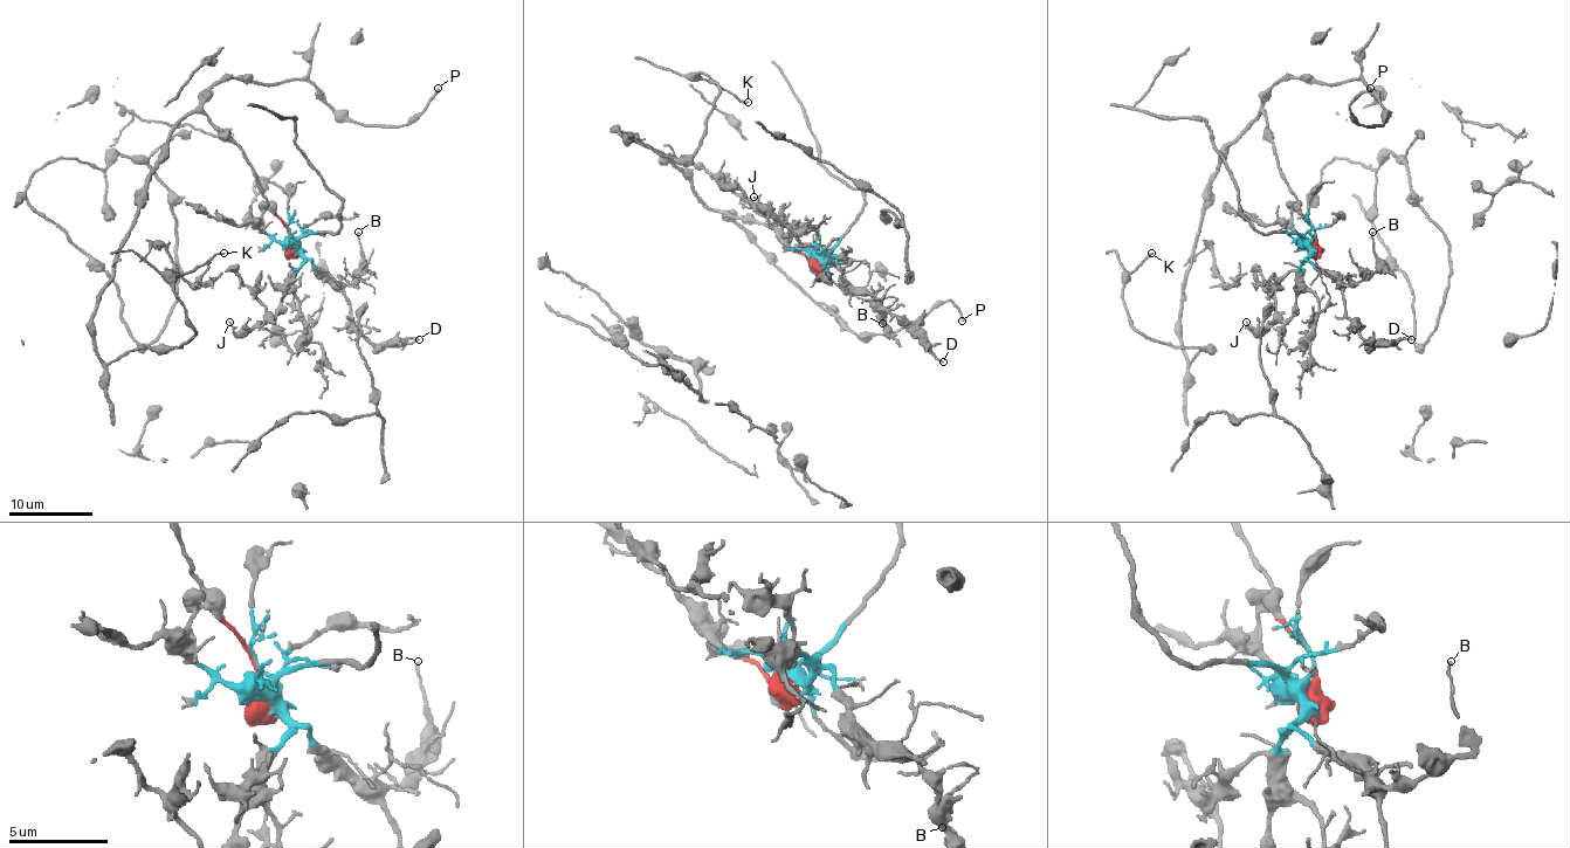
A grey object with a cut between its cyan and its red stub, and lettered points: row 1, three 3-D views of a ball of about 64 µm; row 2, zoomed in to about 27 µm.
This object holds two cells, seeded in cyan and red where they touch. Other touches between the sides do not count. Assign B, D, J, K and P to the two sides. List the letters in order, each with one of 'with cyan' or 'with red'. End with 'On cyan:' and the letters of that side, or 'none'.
B: with cyan
D: with cyan
J: with cyan
K: with red
P: with red
On cyan: B, D, J

